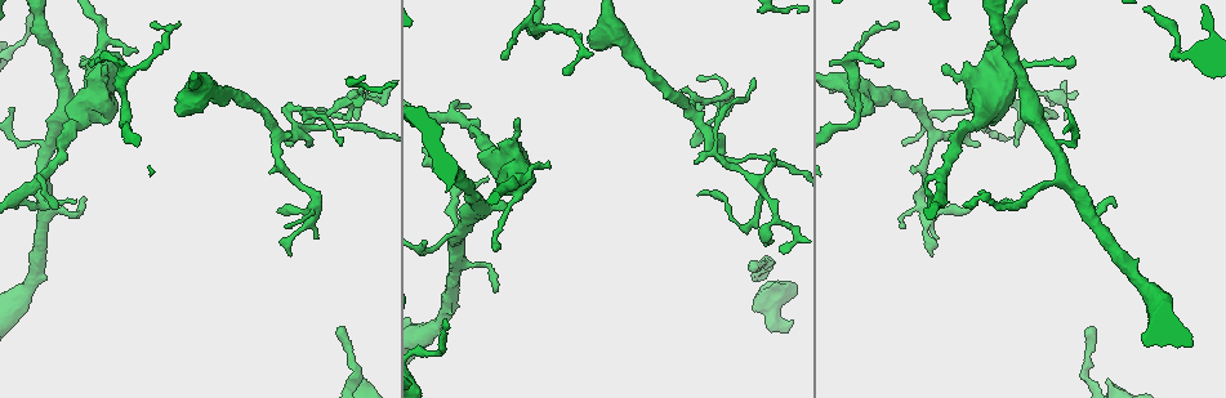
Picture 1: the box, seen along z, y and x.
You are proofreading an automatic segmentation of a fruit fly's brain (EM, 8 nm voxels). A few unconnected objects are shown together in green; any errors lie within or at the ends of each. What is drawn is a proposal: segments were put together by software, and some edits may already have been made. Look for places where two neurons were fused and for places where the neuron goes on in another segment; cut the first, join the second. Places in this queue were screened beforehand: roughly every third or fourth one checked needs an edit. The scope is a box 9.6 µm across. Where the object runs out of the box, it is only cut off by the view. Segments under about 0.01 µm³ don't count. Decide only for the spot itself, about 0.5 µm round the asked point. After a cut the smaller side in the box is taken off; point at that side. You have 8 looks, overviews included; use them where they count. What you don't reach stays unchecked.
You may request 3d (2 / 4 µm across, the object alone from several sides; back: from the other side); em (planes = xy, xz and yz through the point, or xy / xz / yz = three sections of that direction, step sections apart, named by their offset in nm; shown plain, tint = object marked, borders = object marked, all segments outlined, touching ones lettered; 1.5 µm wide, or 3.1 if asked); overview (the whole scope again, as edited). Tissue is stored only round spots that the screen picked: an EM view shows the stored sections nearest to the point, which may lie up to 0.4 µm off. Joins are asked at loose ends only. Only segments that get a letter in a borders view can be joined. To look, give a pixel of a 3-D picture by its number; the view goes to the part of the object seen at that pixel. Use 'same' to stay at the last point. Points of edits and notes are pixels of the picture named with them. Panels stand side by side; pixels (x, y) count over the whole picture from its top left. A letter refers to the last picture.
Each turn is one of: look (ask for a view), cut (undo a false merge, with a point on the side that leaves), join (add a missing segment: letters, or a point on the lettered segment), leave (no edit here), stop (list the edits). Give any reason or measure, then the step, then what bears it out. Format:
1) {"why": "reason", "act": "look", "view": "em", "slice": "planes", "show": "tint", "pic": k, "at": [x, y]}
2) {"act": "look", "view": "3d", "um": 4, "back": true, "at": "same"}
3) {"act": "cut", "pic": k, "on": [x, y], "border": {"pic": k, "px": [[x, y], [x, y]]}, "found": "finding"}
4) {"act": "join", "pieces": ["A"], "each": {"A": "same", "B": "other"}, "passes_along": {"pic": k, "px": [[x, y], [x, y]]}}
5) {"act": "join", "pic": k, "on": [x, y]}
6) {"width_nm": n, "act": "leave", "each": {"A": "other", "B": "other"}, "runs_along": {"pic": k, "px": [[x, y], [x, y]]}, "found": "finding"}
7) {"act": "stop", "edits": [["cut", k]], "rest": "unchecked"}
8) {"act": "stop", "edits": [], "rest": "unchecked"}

{"why": "an open end", "act": "look", "view": "em", "slice": "planes", "show": "tint", "pic": 1, "at": [519, 118]}

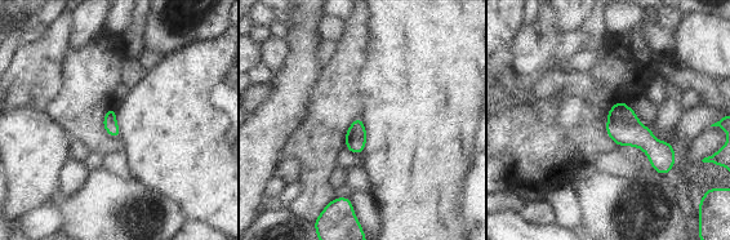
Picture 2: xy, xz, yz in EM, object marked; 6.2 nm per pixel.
{"why": "what lies round it", "act": "look", "view": "em", "slice": "planes", "show": "borders", "at": "same"}

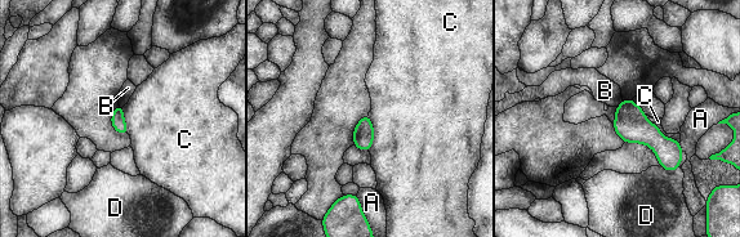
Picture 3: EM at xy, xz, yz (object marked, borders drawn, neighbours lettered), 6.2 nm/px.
{"act": "leave", "each": {"A": "other", "B": "other", "C": "other", "D": "other"}, "border": {"pic": 3, "px": [[645, 115], [665, 137], [680, 142]]}, "found": "none of them fits"}

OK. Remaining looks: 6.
{"why": "an open end", "act": "look", "view": "em", "slice": "planes", "show": "tint", "pic": 1, "at": [563, 75]}

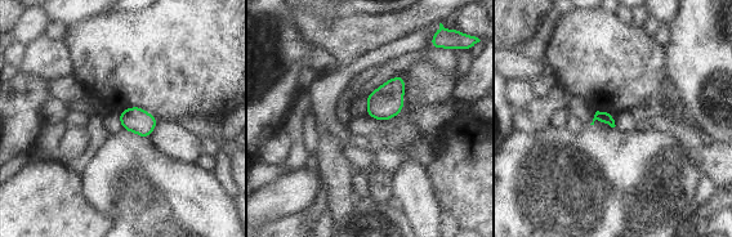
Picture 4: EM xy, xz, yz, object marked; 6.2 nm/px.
{"act": "look", "view": "em", "slice": "planes", "show": "borders", "at": "same"}

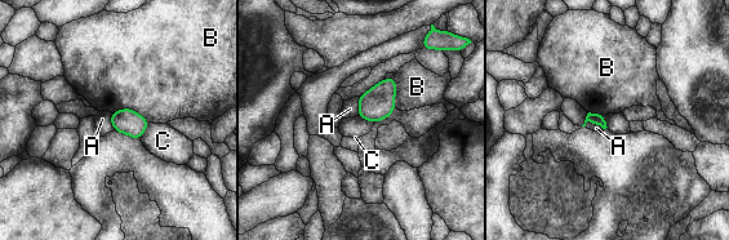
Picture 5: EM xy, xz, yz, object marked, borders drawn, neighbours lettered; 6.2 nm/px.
{"longest_contact_nm": ["B", 260], "act": "leave", "each": {"A": "other", "B": "other", "C": "other"}, "border": {"pic": 5, "px": [[150, 123], [139, 138]]}, "found": "none of them fits"}

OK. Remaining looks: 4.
{"act": "look", "view": "3d", "um": 4, "pic": 1, "at": [1115, 205]}

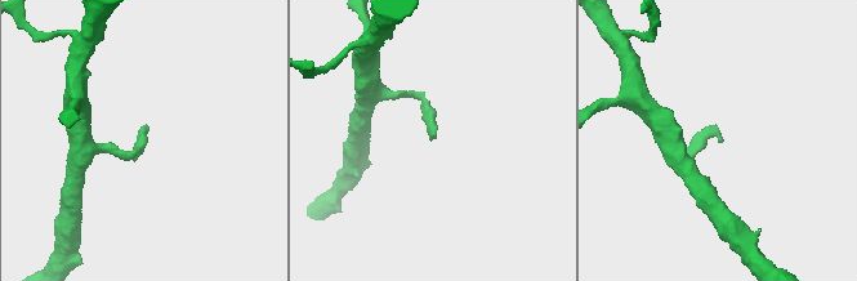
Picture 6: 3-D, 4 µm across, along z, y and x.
{"why": "need the tissue", "act": "look", "view": "em", "slice": "planes", "show": "borders", "pic": 6, "at": [431, 136]}

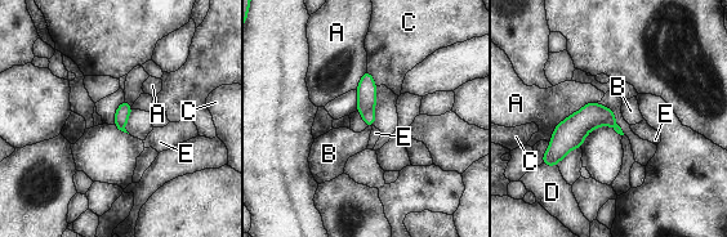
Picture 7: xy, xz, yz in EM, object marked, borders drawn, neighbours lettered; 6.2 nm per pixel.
{"act": "leave", "each": {"A": "other", "B": "other", "C": "other", "D": "other", "E": "other"}, "found": "no lettered segment goes on from it"}

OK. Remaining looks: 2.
{"act": "stop", "edits": [], "rest": "unchecked"}

